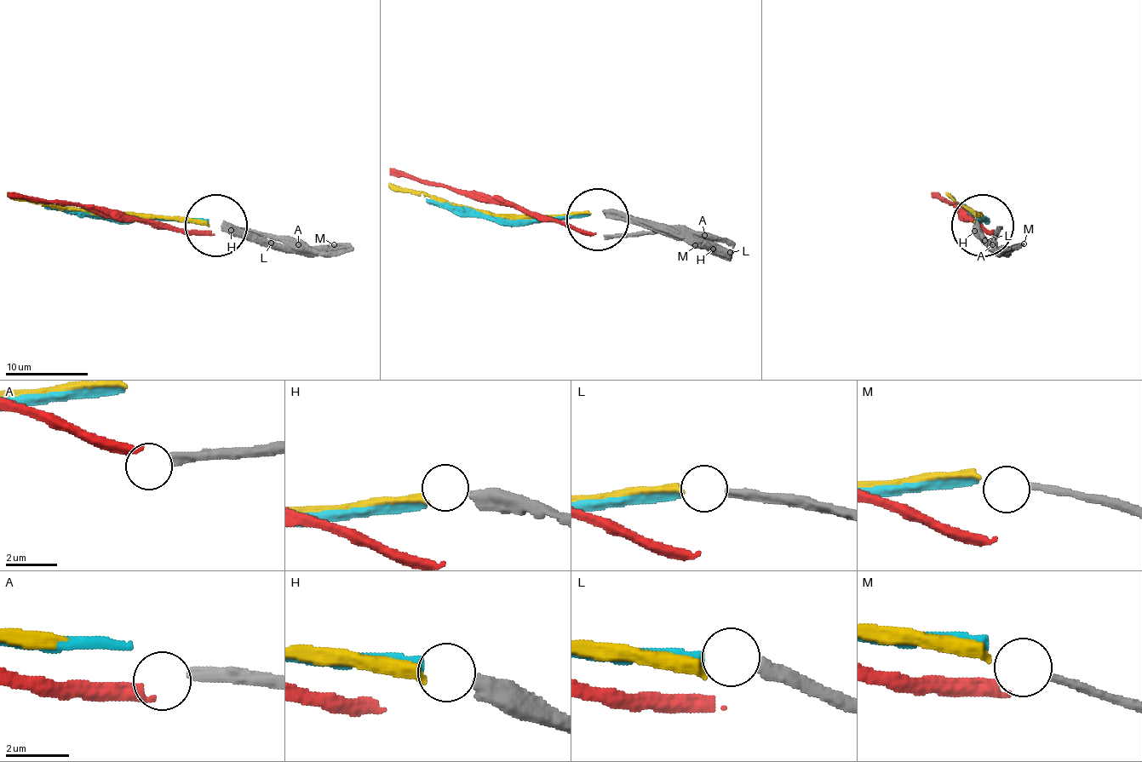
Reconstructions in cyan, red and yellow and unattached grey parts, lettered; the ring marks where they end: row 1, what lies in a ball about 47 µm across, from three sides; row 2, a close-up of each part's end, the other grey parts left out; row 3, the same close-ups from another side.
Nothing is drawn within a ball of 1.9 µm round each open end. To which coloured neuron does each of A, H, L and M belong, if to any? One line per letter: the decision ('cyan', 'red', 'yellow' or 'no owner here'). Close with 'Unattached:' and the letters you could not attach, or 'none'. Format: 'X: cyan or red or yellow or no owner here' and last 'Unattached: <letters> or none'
A: no owner here
H: yellow
L: cyan
M: no owner here
Unattached: A, M

